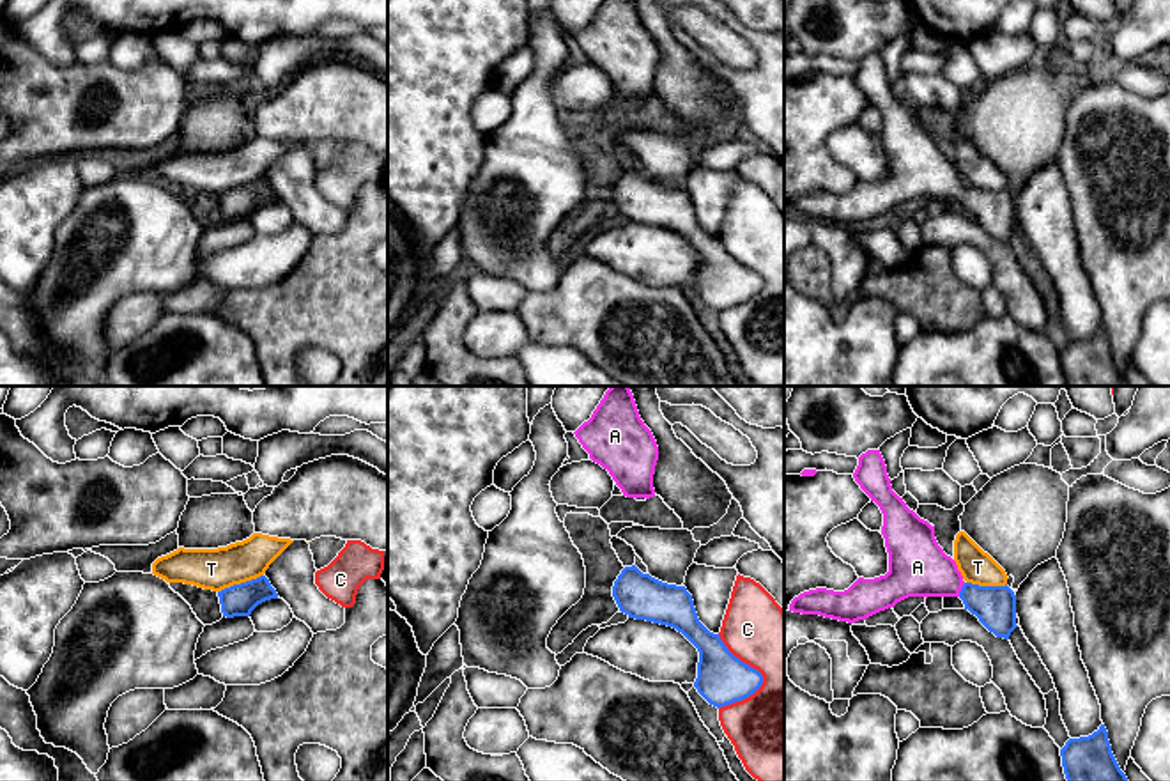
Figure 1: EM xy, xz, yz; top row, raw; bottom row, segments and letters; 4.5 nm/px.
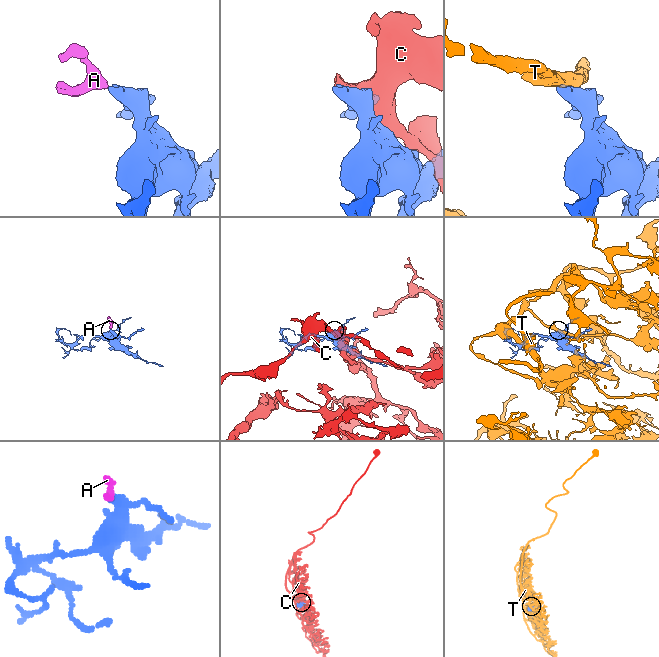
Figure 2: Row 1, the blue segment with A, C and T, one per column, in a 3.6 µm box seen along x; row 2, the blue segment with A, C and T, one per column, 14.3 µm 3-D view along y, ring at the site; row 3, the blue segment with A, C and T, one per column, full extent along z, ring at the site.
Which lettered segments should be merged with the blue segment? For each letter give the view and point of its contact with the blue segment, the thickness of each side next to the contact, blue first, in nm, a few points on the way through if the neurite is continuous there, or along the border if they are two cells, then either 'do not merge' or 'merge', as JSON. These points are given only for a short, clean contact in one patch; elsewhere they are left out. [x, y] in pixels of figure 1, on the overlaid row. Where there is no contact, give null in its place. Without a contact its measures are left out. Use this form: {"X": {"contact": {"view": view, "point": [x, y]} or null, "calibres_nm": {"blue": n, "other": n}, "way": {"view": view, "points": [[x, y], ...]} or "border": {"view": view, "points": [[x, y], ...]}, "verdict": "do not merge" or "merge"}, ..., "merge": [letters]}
{"A": {"contact": {"view": "yz", "point": [962, 590]}, "calibres_nm": {"blue": 190, "other": 280}, "way": {"view": "yz", "points": [[995, 606], [962, 590], [937, 574], [917, 567]]}, "verdict": "merge"}, "C": {"contact": {"view": "xz", "point": [762, 677]}, "calibres_nm": {"blue": 240, "other": 400}, "verdict": "do not merge"}, "T": {"contact": {"view": "xy", "point": [241, 583]}, "calibres_nm": {"blue": 140, "other": 190}, "verdict": "do not merge"}, "merge": ["A"]}

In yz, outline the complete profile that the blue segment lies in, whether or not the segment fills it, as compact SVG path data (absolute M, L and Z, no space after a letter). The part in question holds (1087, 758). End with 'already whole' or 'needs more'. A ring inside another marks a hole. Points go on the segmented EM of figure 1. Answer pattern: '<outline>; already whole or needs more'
M1105 724L1089 737L1069 738L1060 756L1067 781L1128 781L1112 753Z; already whole

